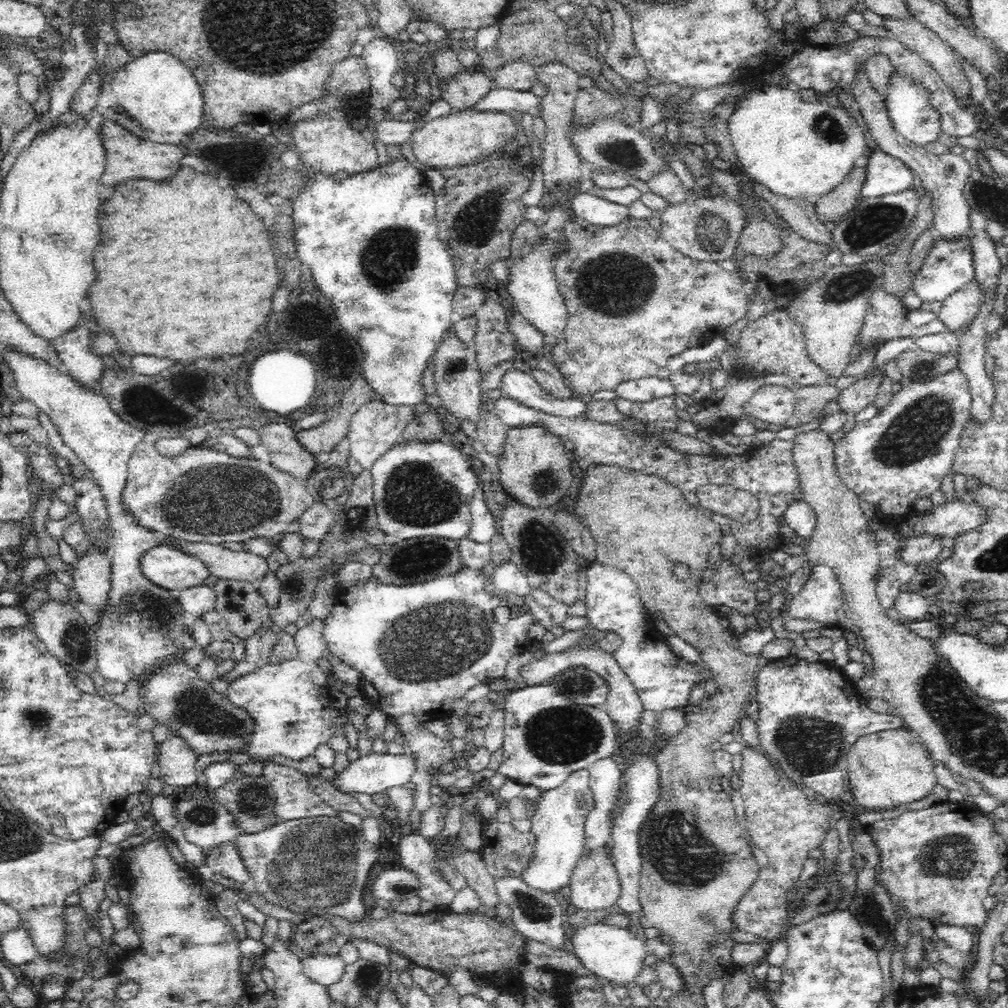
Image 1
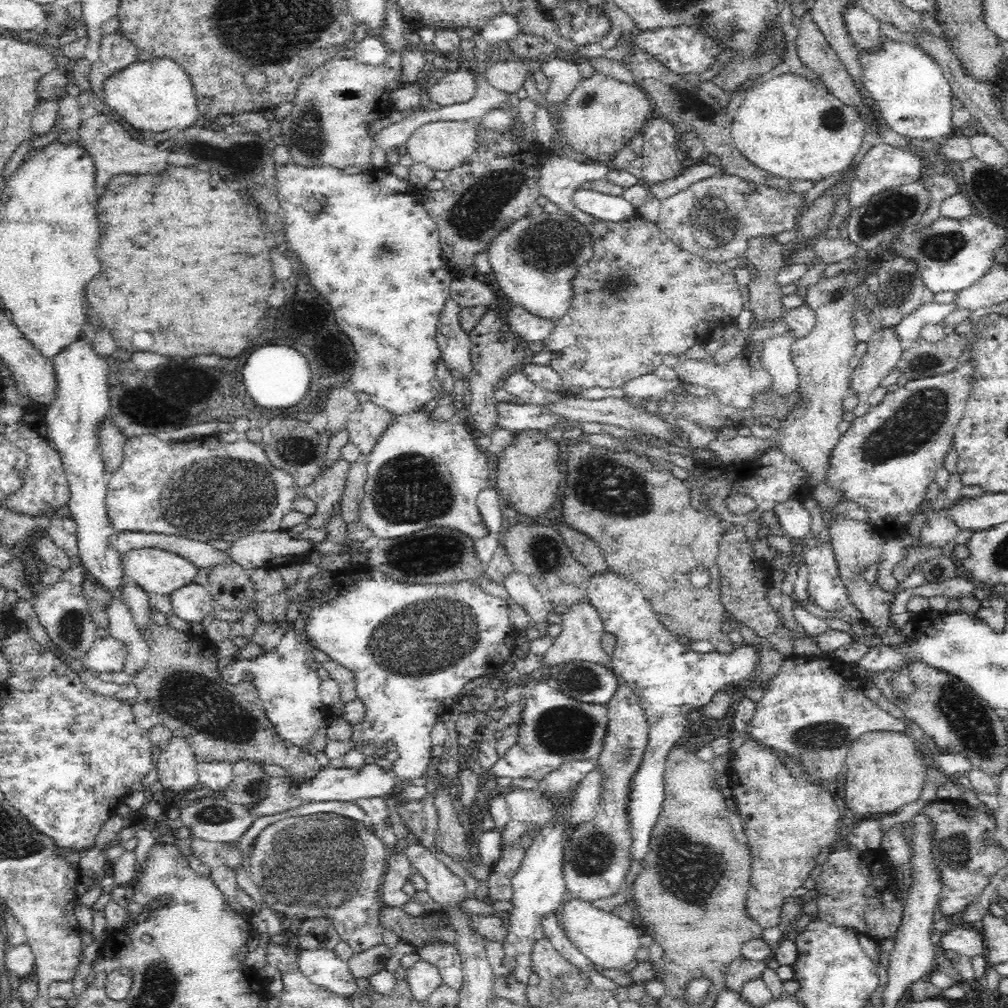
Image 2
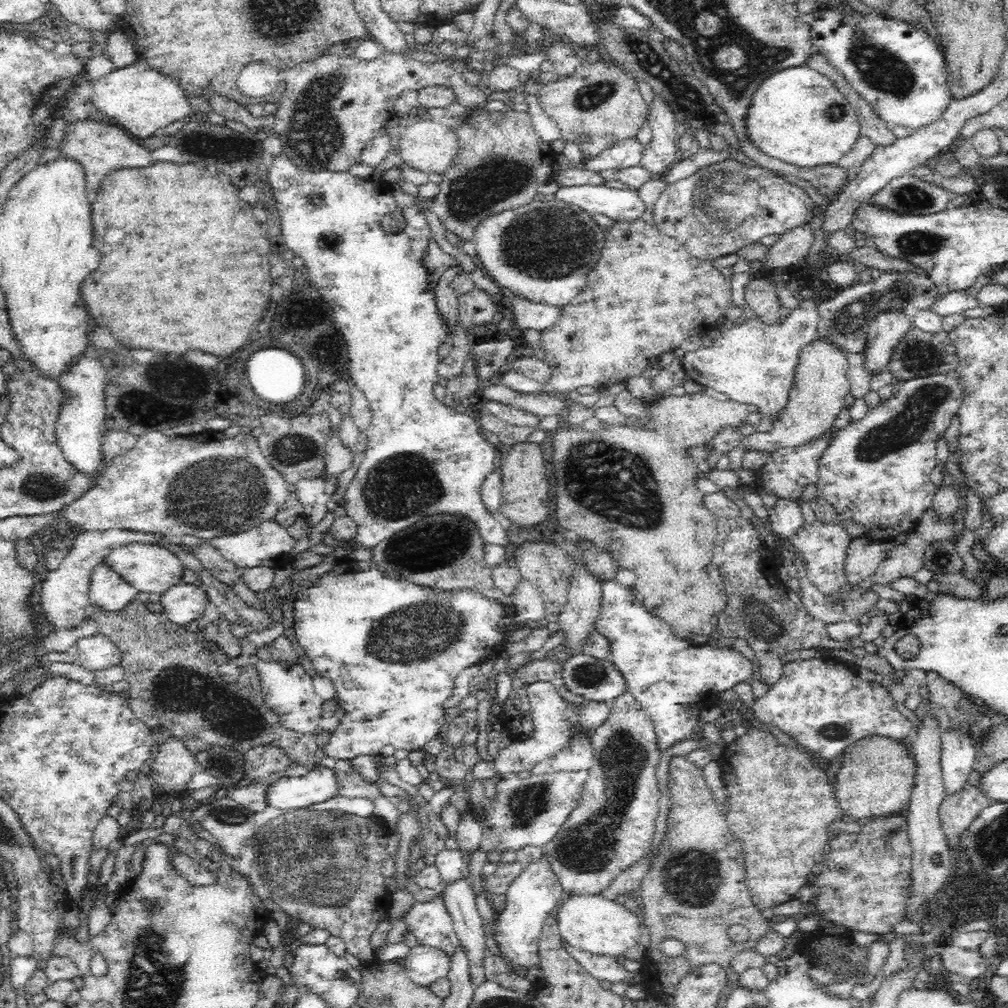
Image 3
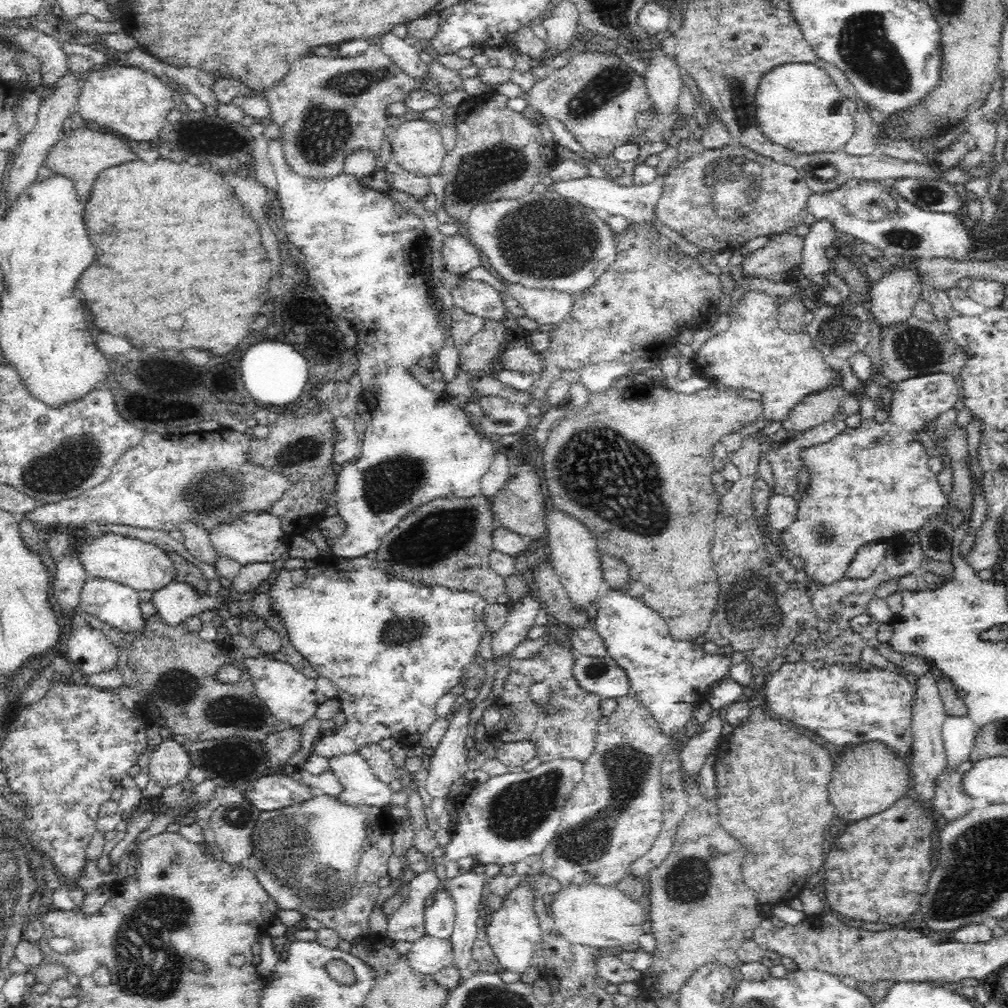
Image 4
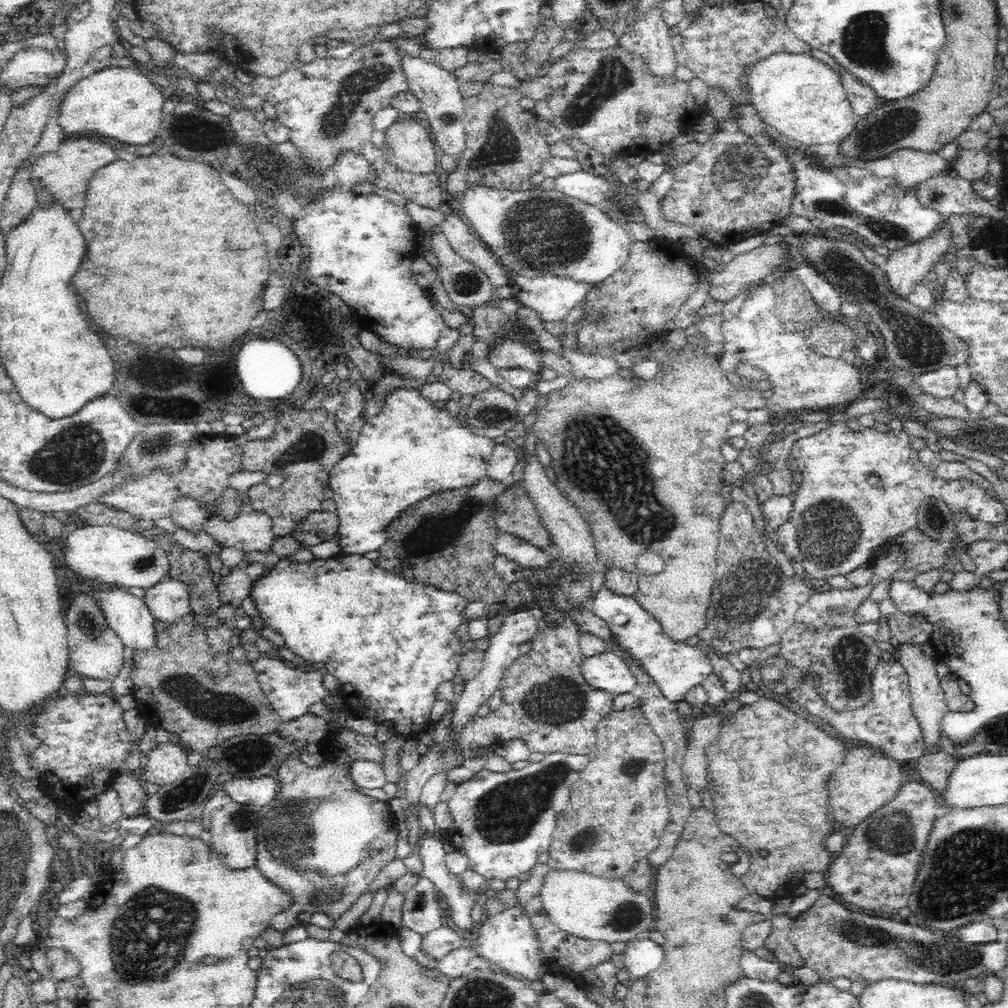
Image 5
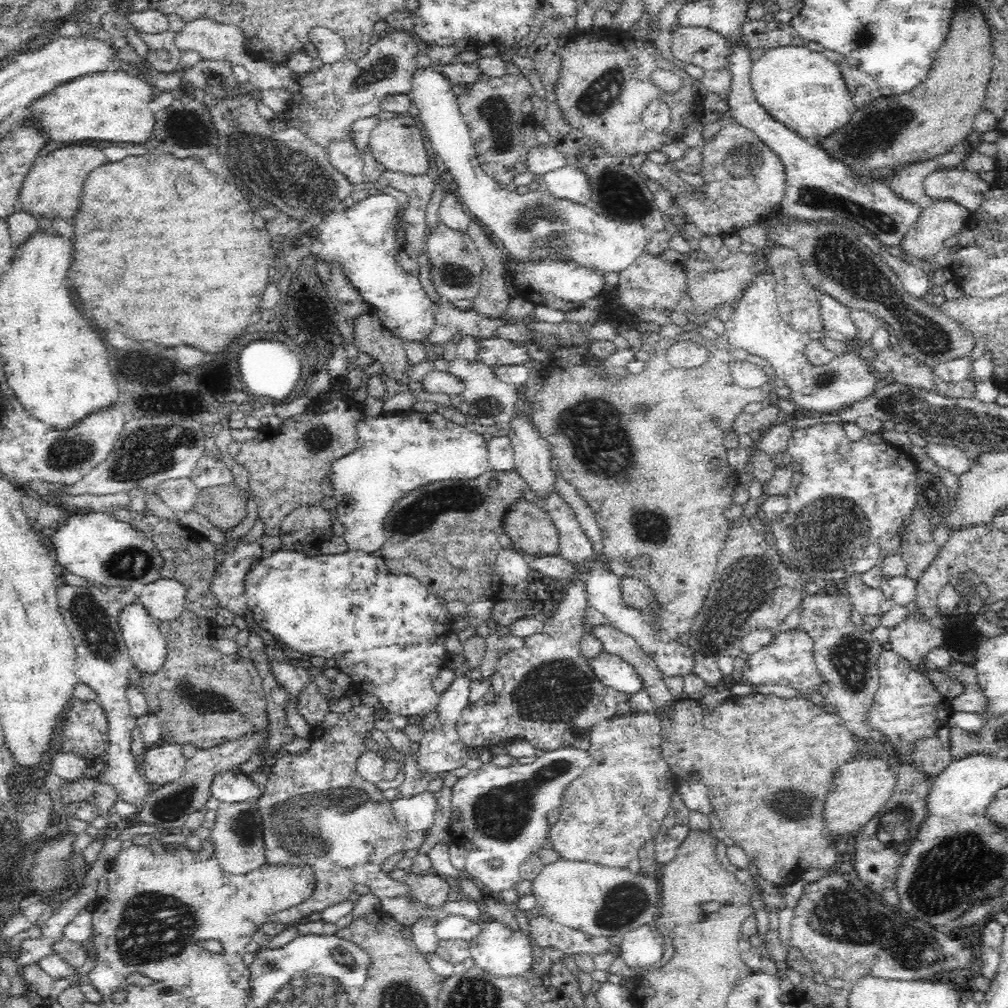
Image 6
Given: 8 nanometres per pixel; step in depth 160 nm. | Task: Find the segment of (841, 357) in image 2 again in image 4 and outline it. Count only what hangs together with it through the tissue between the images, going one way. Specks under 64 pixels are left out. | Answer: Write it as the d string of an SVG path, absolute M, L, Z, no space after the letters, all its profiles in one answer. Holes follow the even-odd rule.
M839 371L838 384L830 390L804 398L784 422L781 422L784 425L783 428L797 434L808 428L814 428L822 422L832 420L844 396L846 396L846 391L842 387L842 376Z

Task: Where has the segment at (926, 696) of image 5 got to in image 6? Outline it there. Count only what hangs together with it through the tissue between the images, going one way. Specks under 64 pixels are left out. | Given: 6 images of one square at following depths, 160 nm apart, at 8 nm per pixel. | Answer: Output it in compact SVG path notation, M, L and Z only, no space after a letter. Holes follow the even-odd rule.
M918 596L912 597L905 605L906 618L889 630L887 647L911 662L912 669L924 671L927 654L938 646L944 646L946 631L930 624L918 608Z

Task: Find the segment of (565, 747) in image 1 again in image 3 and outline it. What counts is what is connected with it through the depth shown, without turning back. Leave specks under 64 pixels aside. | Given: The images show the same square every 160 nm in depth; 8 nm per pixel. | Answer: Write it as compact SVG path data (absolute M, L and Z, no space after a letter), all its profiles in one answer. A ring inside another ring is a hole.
M533 682L528 685L526 696L529 698L529 707L534 721L534 735L524 741L514 740L510 746L504 748L493 760L494 767L501 775L507 772L519 773L534 768L538 762L551 757L559 751L569 739L572 726L584 726L590 734L608 718L611 706L608 703L596 700L585 703L580 709L564 703L561 694L551 682Z

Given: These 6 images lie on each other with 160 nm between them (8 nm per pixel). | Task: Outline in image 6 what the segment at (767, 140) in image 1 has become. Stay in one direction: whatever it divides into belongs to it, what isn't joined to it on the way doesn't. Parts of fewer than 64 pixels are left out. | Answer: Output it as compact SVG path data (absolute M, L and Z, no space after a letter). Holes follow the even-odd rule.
M806 45L766 49L763 56L753 61L751 84L756 102L760 103L768 114L790 129L796 130L798 135L813 142L817 142L820 137L830 134L834 128L848 122L857 109L838 63L830 61L822 52L808 49Z

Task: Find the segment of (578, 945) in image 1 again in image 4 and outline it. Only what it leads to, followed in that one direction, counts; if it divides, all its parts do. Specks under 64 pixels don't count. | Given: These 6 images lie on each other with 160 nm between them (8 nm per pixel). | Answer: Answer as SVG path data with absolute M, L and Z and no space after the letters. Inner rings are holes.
M600 883L562 885L547 908L561 936L573 944L602 950L637 943L638 938L645 934L644 926L648 924L646 901L632 900L616 886L607 887Z

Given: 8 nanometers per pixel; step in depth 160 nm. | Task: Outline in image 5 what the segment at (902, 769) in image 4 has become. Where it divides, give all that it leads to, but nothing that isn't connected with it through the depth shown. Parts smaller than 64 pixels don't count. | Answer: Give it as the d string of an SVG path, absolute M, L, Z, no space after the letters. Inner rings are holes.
M866 745L851 748L846 753L844 764L833 771L831 776L828 782L830 790L828 806L834 822L840 824L843 832L851 831L875 810L892 800L900 788L900 782L904 782L904 774L900 770L898 761L890 760L890 757L884 758L876 747L866 747Z

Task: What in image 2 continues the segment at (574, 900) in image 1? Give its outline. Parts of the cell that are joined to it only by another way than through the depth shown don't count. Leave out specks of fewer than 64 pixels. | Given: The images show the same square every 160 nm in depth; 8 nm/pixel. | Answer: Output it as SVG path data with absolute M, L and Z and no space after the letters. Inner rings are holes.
M587 594L582 595L562 613L560 626L562 626L560 634L554 638L549 649L543 654L542 664L545 667L550 668L557 664L579 660L604 664L611 669L613 665L612 658L605 653L601 645L601 636L605 633L602 617L600 617L596 606L592 605L592 601L590 601ZM619 675L618 680L619 689L606 704L609 723L602 739L601 751L594 758L597 761L597 773L601 774L600 804L591 819L571 826L561 858L566 889L572 899L586 902L595 902L620 892L633 861L634 829L628 809L632 792L630 786L636 772L640 770L648 746L649 722L633 690Z

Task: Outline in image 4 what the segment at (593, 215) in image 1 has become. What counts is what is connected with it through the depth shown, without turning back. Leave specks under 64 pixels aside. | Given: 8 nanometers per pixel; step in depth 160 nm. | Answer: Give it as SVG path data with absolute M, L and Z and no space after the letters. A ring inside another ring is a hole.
M584 175L582 178L564 179L554 184L556 192L560 196L576 201L596 212L596 216L602 221L612 216L621 215L630 225L653 226L657 219L656 204L664 192L664 176L655 176L655 179L648 184L622 186L612 180L605 178L594 178L591 175Z

